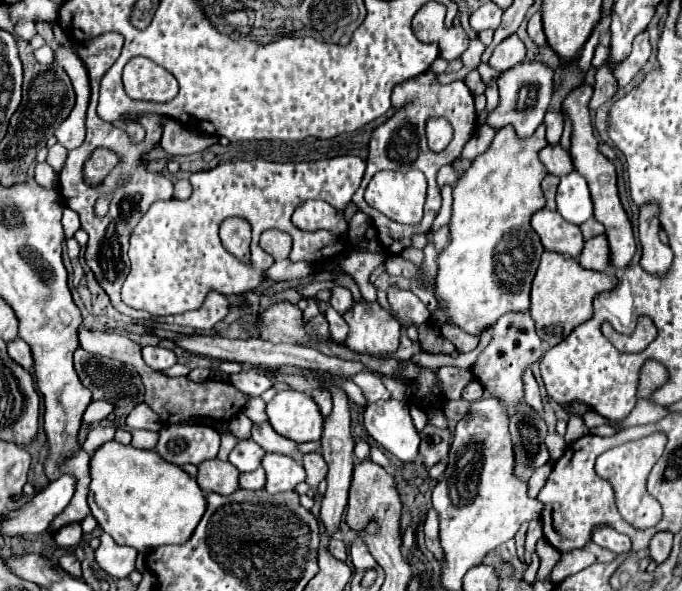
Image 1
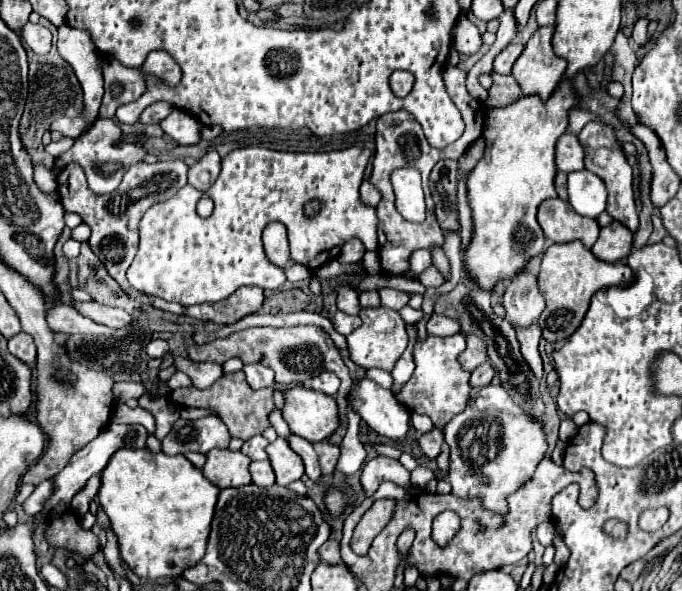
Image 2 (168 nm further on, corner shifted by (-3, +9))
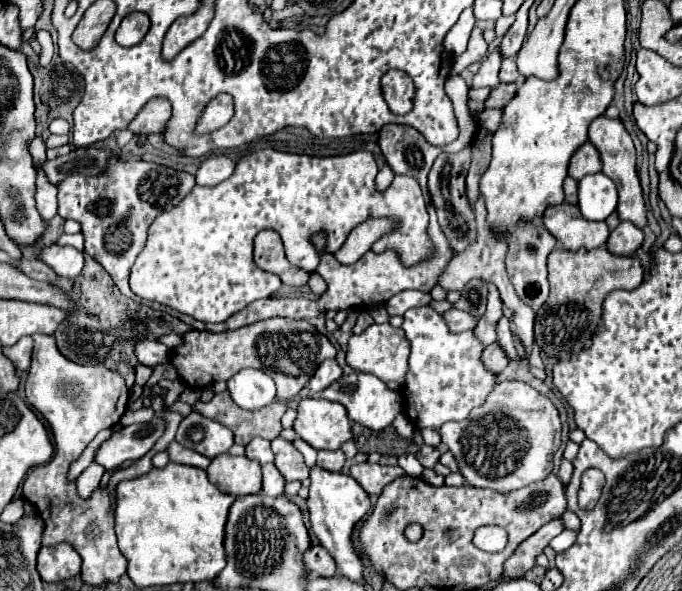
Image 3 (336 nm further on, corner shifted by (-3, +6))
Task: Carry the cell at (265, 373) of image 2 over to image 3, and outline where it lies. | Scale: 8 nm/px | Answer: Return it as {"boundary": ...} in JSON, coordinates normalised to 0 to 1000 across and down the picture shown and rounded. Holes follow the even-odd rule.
{"boundary":[[[355,624],[334,641],[340,675],[358,692],[381,692],[405,675],[405,655],[396,635],[378,624]]]}

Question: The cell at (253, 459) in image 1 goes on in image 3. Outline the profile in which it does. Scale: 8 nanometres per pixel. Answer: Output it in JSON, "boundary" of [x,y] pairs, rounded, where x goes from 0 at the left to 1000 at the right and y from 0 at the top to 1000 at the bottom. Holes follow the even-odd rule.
{"boundary":[[[372,739],[361,753],[361,773],[364,777],[375,777],[381,787],[399,783],[402,780],[402,770],[399,770],[399,760],[396,760],[396,746],[390,746],[384,739]]]}

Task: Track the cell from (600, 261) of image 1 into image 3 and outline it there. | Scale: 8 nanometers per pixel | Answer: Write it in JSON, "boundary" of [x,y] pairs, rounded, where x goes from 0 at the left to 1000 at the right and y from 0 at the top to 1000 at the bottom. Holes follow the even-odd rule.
{"boundary":[[[912,374],[894,394],[894,401],[889,408],[889,421],[894,421],[897,431],[906,431],[906,435],[918,431],[921,435],[921,431],[933,428],[933,421],[941,415],[941,408],[944,408],[944,394],[933,381]]]}

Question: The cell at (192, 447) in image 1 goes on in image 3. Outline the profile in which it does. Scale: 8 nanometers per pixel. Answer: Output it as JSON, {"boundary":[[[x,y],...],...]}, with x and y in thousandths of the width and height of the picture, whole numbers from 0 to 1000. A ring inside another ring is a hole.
{"boundary":[[[284,695],[279,699],[279,706],[267,709],[258,733],[258,746],[267,756],[290,763],[308,777],[331,766],[343,753],[340,729],[334,723],[302,709]]]}

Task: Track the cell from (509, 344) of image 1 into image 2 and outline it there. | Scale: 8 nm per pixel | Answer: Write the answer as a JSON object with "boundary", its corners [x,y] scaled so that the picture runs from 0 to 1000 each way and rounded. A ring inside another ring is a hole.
{"boundary":[[[771,450],[765,464],[757,464],[739,497],[742,541],[751,541],[757,552],[777,552],[798,525],[798,497],[789,484],[789,467],[780,450]]]}

